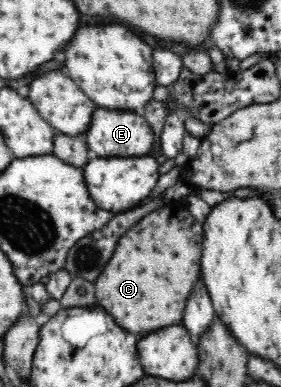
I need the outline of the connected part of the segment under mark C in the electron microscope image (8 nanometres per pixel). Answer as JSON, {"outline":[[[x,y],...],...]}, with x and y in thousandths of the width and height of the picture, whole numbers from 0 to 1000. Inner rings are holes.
{"outline":[[[580,532],[530,548],[480,579],[470,599],[441,610],[441,620],[420,625],[399,672],[370,693],[363,713],[342,718],[342,786],[363,791],[413,827],[413,837],[427,837],[427,848],[491,868],[527,868],[569,848],[648,837],[662,780],[712,718],[722,623],[722,576],[676,545]]]}

